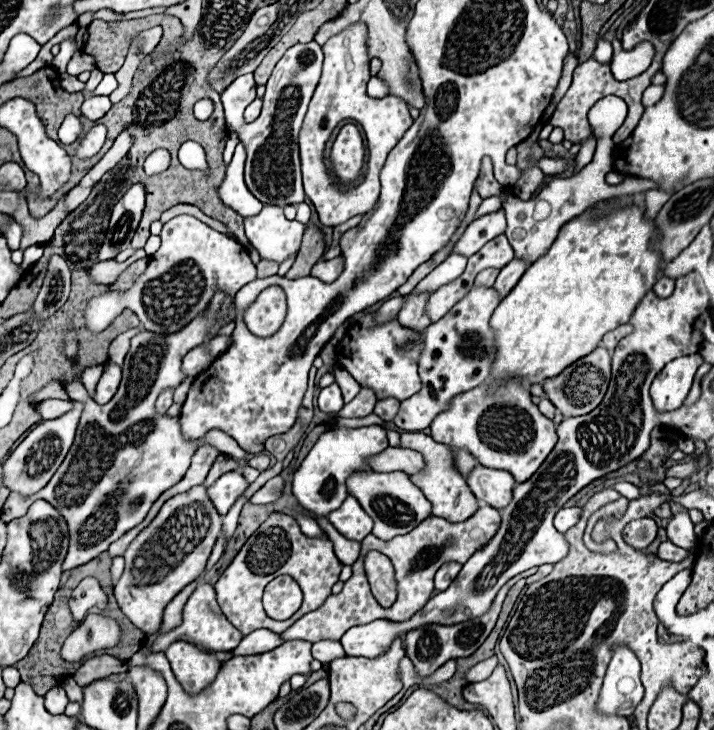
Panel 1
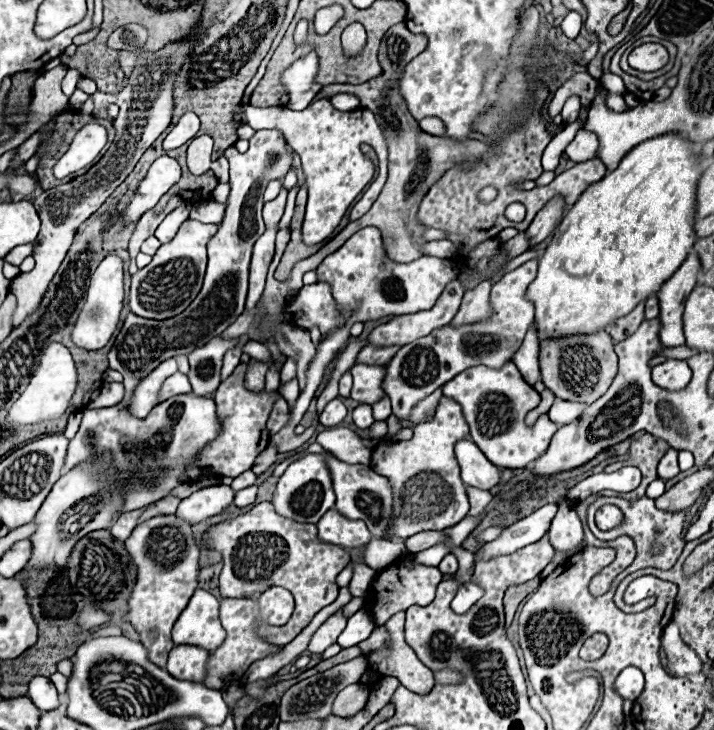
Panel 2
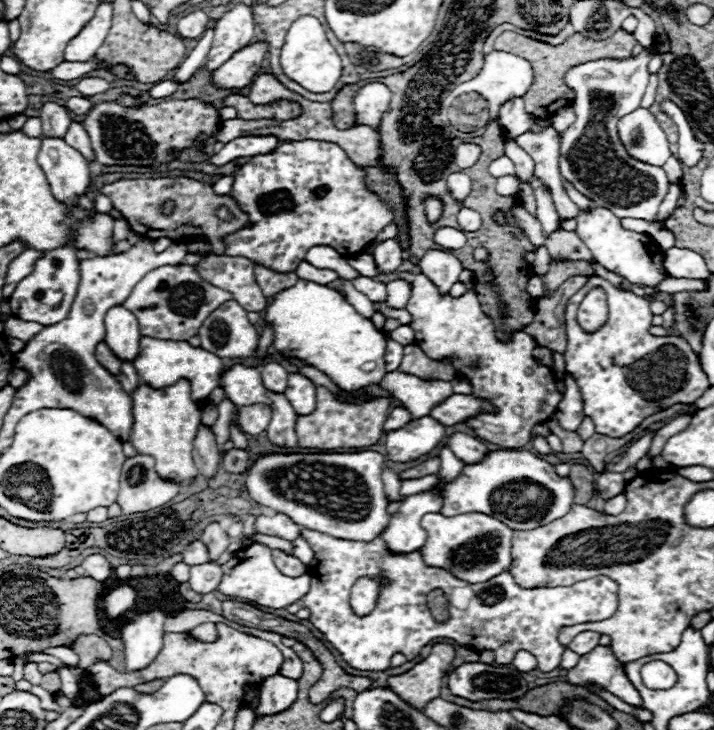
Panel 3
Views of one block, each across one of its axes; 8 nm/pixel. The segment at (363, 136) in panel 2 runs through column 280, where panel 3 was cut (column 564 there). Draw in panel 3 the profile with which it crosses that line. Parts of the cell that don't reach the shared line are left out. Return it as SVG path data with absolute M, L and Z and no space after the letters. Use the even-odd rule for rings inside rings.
M564 106L564 108L560 108L558 112L554 112L554 114L552 114L552 122L554 122L554 128L556 128L556 130L560 130L560 132L568 130L568 128L572 126L572 122L574 122L574 112L572 112L572 108L570 108L570 106Z

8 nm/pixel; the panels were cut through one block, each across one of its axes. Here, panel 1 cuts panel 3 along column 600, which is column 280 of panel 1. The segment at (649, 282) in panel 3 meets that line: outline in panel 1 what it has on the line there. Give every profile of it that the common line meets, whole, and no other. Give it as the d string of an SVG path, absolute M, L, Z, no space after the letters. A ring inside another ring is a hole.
M264 206L258 216L244 220L244 228L250 244L260 252L260 256L278 264L298 254L306 230L304 224L286 220L280 206Z

